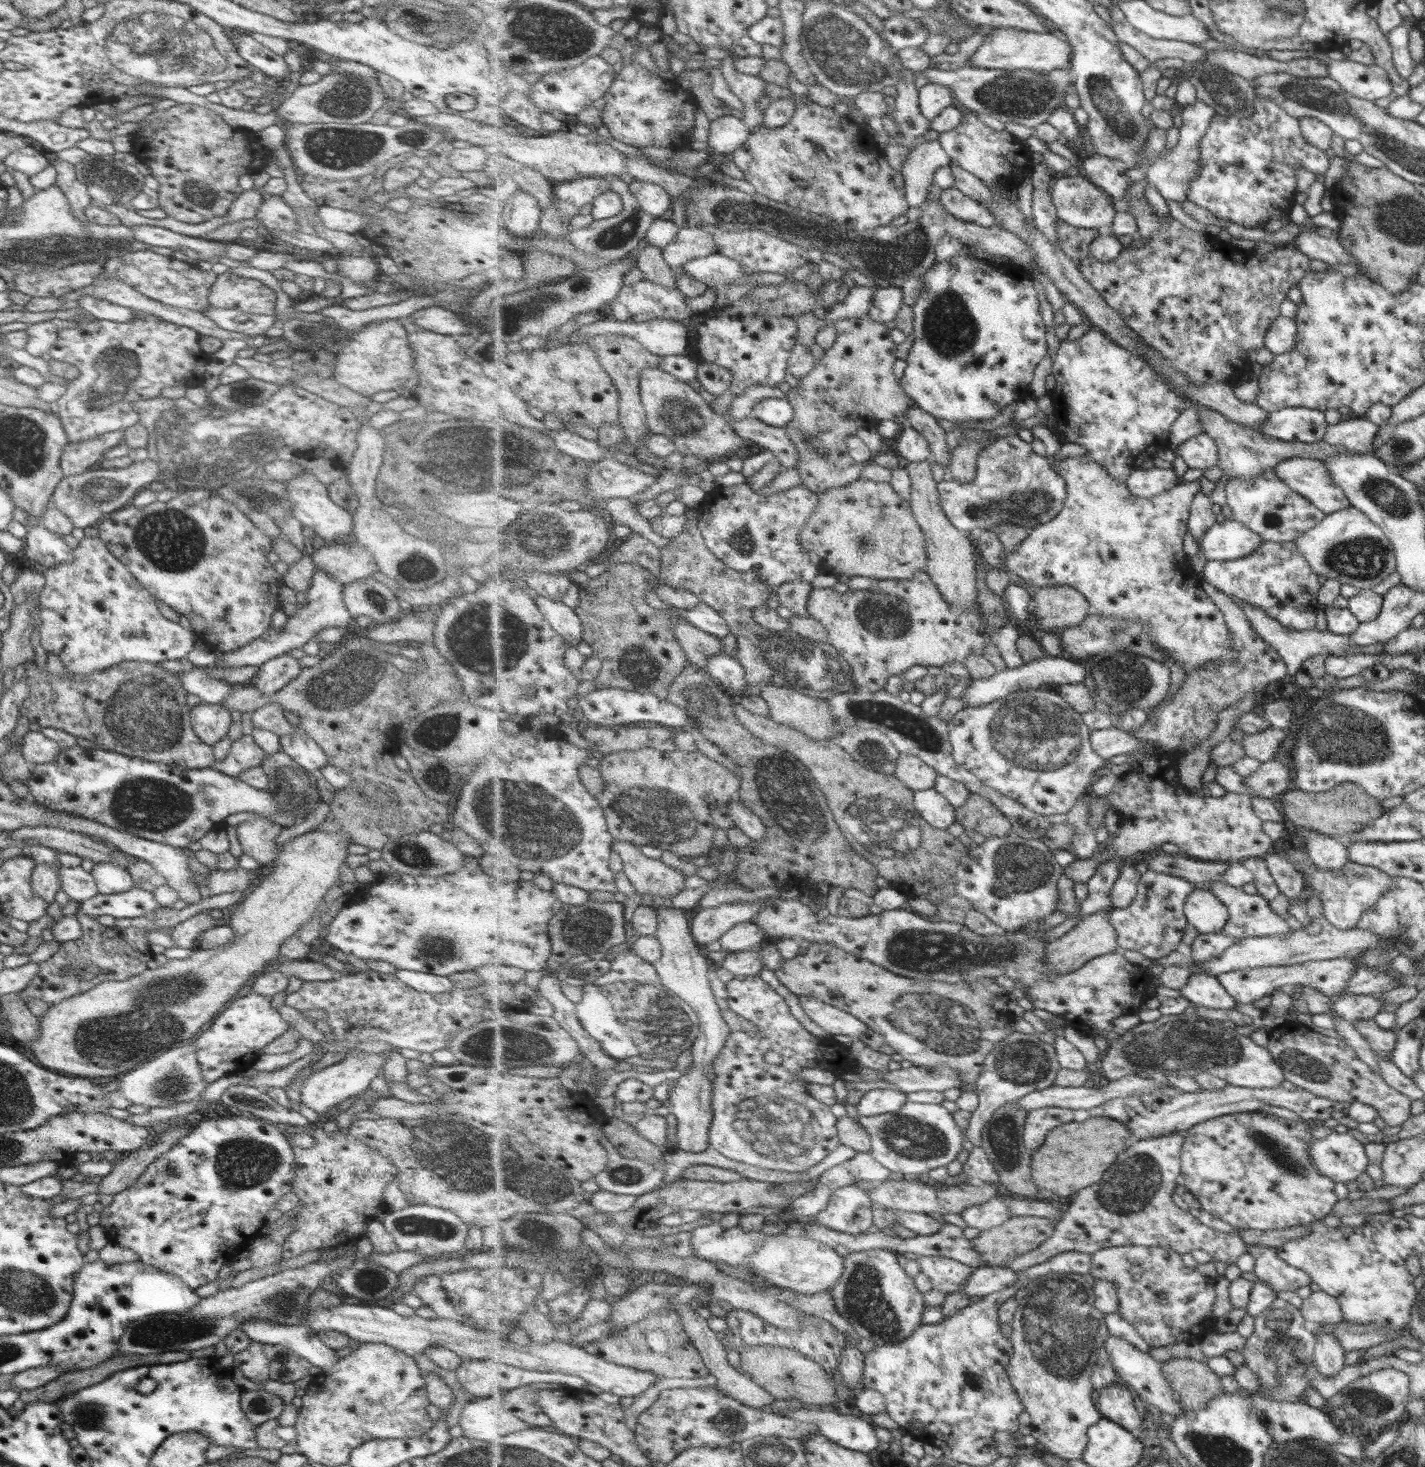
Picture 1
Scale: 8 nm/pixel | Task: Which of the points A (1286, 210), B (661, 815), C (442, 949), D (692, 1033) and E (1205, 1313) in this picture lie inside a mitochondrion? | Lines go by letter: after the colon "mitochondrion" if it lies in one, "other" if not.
A: other
B: mitochondrion
C: mitochondrion
D: mitochondrion
E: other

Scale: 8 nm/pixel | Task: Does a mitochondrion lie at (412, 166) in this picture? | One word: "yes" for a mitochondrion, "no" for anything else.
no

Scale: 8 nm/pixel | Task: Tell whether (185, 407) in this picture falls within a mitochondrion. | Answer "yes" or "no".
yes

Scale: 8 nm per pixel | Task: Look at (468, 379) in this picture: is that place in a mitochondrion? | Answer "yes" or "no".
no

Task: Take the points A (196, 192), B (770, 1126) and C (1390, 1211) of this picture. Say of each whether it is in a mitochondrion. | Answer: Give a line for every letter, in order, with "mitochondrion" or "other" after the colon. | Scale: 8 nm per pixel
A: mitochondrion
B: mitochondrion
C: other

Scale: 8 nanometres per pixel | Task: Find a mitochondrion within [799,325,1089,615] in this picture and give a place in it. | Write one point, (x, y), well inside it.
(1031, 504)

